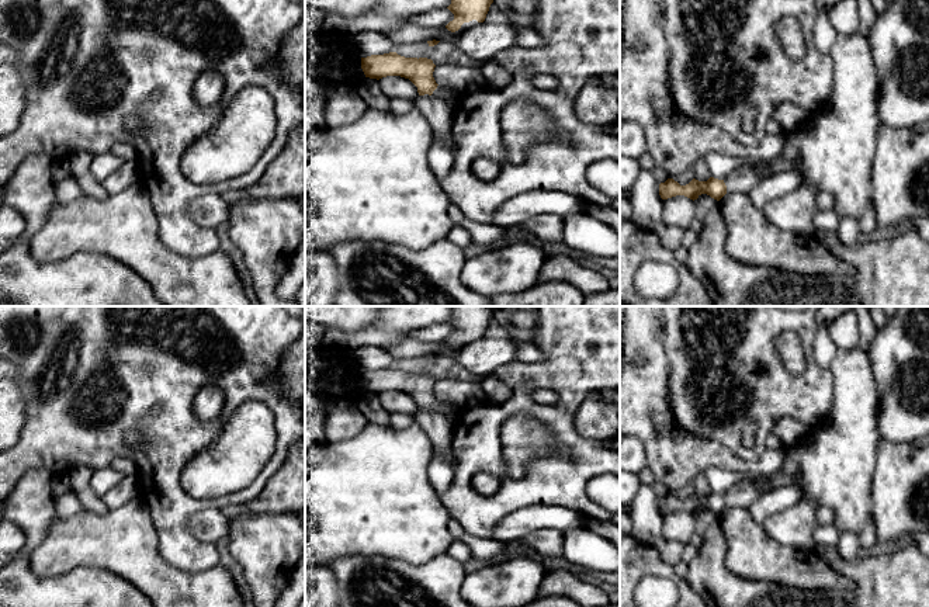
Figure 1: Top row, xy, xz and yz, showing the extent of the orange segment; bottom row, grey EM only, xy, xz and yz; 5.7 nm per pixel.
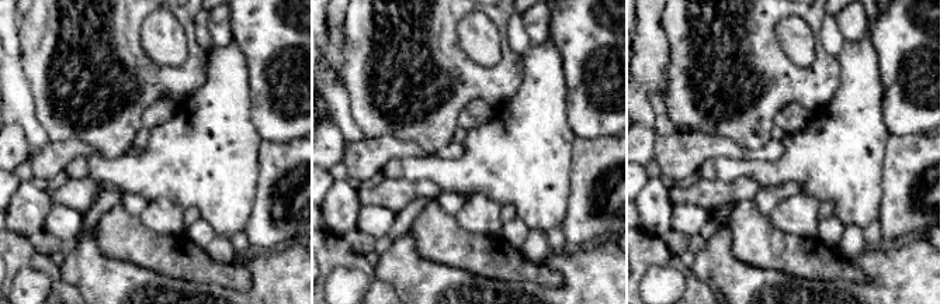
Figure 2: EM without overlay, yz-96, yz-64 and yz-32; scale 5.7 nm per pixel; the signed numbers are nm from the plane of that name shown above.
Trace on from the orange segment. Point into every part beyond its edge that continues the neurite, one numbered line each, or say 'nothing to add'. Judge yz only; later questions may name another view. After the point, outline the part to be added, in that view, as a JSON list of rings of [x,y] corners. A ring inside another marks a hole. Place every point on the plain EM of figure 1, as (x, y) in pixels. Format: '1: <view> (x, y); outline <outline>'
1: yz (744, 493); outline [[[743,479],[734,485],[725,495],[727,507],[742,507],[749,509],[749,506],[760,496],[763,492],[756,486],[753,481]]]

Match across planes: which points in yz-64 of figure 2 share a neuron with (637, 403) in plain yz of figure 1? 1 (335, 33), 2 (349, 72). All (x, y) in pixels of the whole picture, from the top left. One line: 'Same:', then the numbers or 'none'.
Same: 1

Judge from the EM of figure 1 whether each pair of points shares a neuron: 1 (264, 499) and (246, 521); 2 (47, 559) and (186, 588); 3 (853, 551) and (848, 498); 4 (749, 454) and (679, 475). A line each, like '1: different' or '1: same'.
1: different
2: same
3: different
4: different

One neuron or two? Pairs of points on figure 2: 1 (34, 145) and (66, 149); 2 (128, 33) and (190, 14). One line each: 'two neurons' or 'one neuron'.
1: two neurons
2: one neuron

